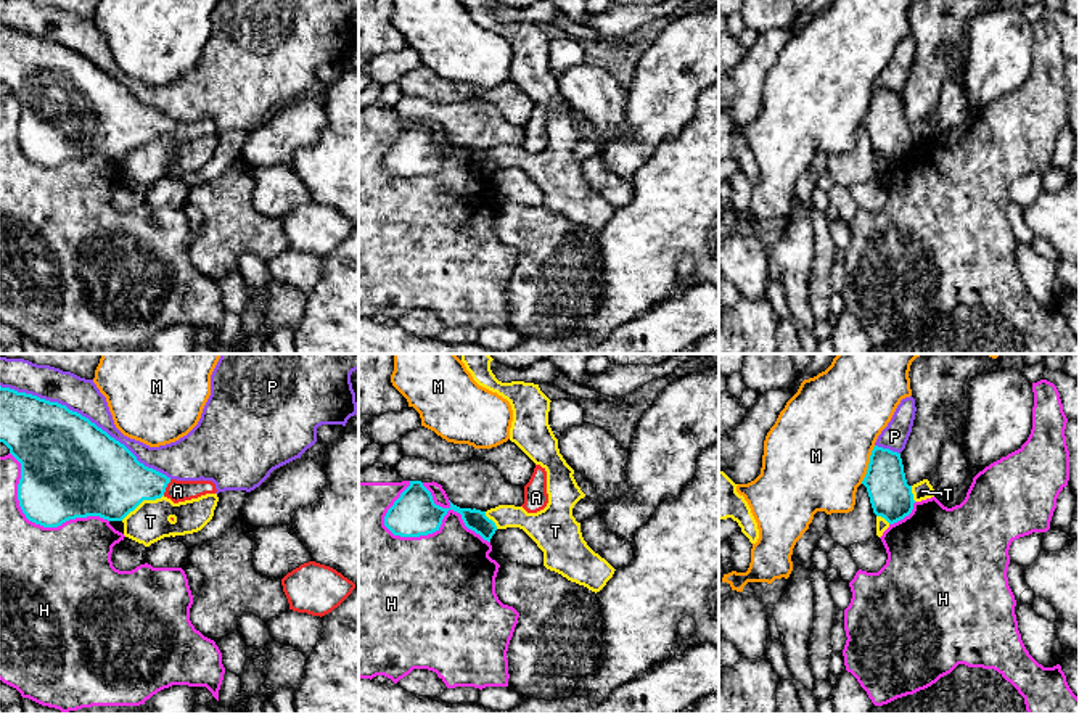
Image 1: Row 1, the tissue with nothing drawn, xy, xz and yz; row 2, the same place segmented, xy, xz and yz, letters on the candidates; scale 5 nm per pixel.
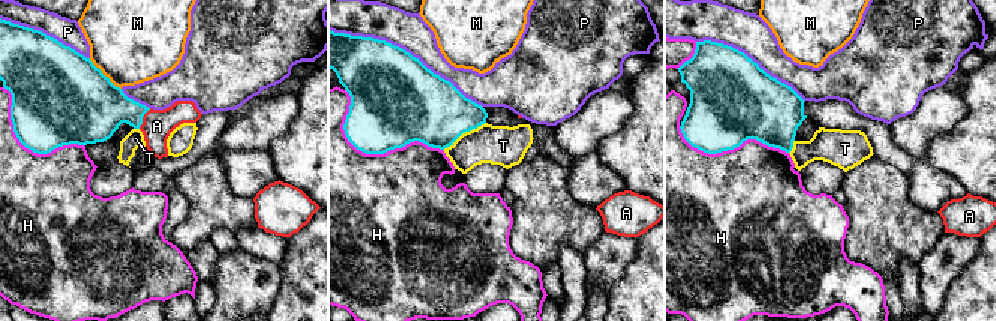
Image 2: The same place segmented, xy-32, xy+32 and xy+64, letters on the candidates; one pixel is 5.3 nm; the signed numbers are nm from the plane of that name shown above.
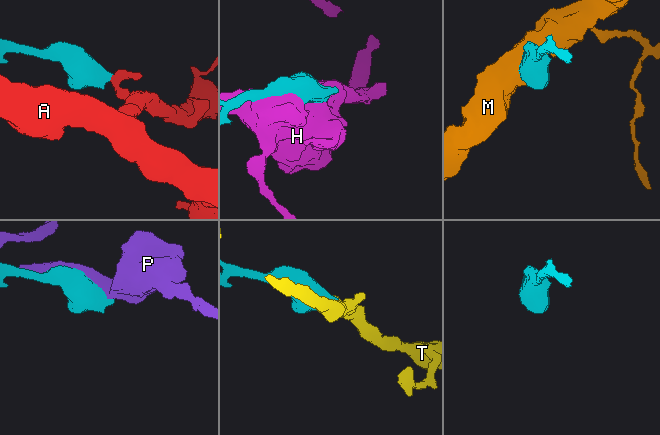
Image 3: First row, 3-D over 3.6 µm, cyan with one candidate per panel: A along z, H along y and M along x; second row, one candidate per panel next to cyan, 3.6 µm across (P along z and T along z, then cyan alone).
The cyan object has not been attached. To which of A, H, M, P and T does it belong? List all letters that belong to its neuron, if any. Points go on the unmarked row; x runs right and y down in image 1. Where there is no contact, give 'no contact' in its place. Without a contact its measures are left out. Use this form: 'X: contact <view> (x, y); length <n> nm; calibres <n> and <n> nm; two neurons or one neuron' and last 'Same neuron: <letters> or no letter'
A: contact xy (166, 126); length 90 nm; calibres 320 and 110 nm; one neuron
H: contact xz (439, 166); length 550 nm; calibres 220 and 460 nm; two neurons
M: contact yz (869, 105); length 200 nm; calibres 220 and 500 nm; two neurons
P: contact xy (84, 57); length 950 nm; calibres 480 and 170 nm; two neurons
T: contact xy (142, 140); length 260 nm; calibres 400 and 200 nm; two neurons
Same neuron: A

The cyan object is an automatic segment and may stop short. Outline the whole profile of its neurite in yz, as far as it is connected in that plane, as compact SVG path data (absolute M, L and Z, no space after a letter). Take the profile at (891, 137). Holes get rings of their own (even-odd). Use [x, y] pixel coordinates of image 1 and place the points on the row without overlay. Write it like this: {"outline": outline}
{"outline": "M875 85L862 124L867 127L873 153L889 164L912 153L915 140L901 93Z"}

